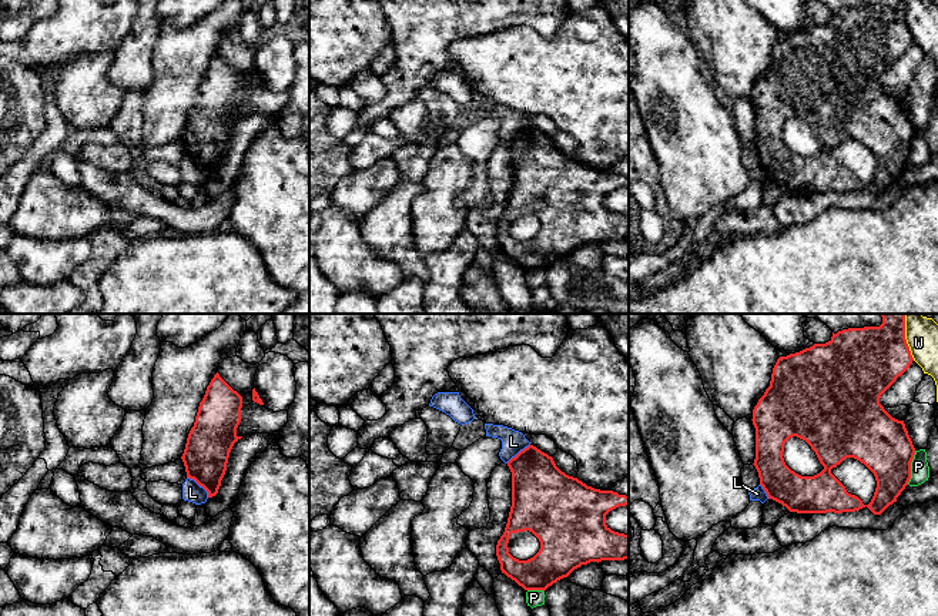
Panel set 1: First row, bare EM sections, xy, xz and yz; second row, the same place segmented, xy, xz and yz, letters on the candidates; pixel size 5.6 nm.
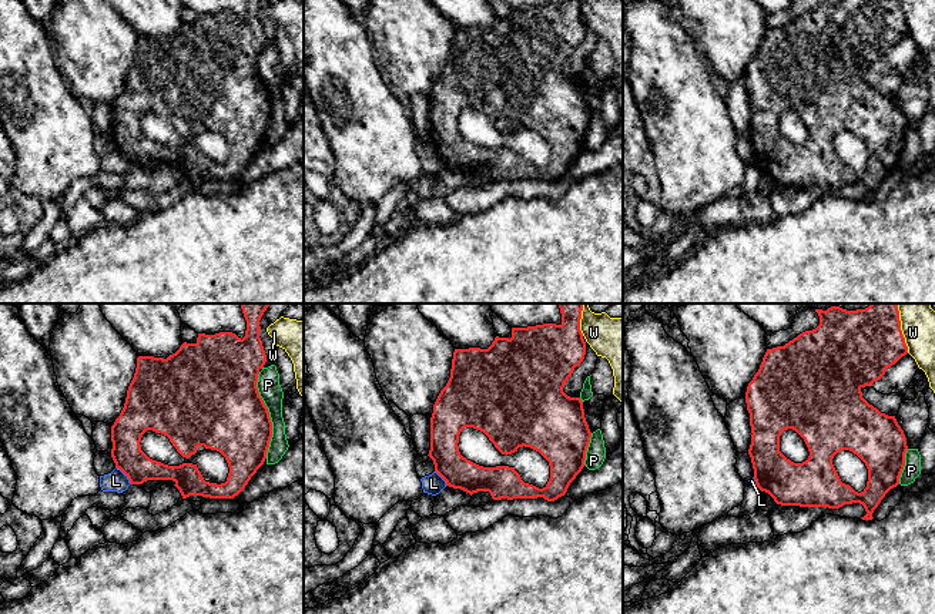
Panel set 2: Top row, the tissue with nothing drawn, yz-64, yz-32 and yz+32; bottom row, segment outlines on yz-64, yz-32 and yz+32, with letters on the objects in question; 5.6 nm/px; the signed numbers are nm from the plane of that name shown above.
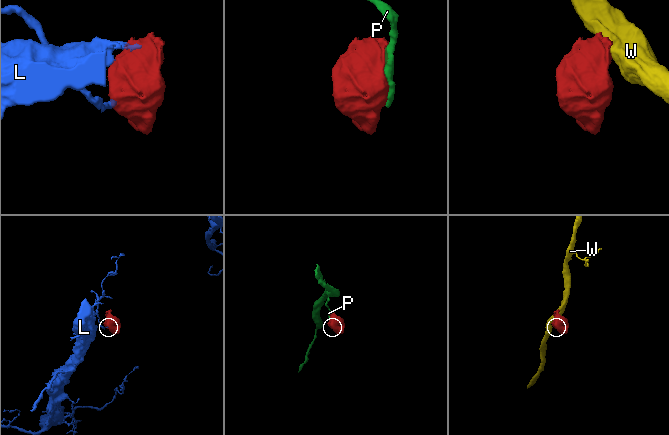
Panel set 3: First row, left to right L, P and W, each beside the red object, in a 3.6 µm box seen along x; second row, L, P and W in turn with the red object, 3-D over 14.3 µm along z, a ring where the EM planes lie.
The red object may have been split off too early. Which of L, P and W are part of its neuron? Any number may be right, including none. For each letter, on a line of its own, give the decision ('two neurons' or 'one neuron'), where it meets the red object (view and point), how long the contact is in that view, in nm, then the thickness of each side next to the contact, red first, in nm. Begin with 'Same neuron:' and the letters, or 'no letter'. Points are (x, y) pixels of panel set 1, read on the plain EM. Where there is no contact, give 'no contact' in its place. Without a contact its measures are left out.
Same neuron: no letter
L: two neurons; contact xy (200, 166); length 170 nm; calibres 260 and 110 nm
P: two neurons; contact yz (910, 149); length 200 nm; calibres 320 and 110 nm
W: two neurons; contact yz (905, 20); length 240 nm; calibres 380 and 180 nm

